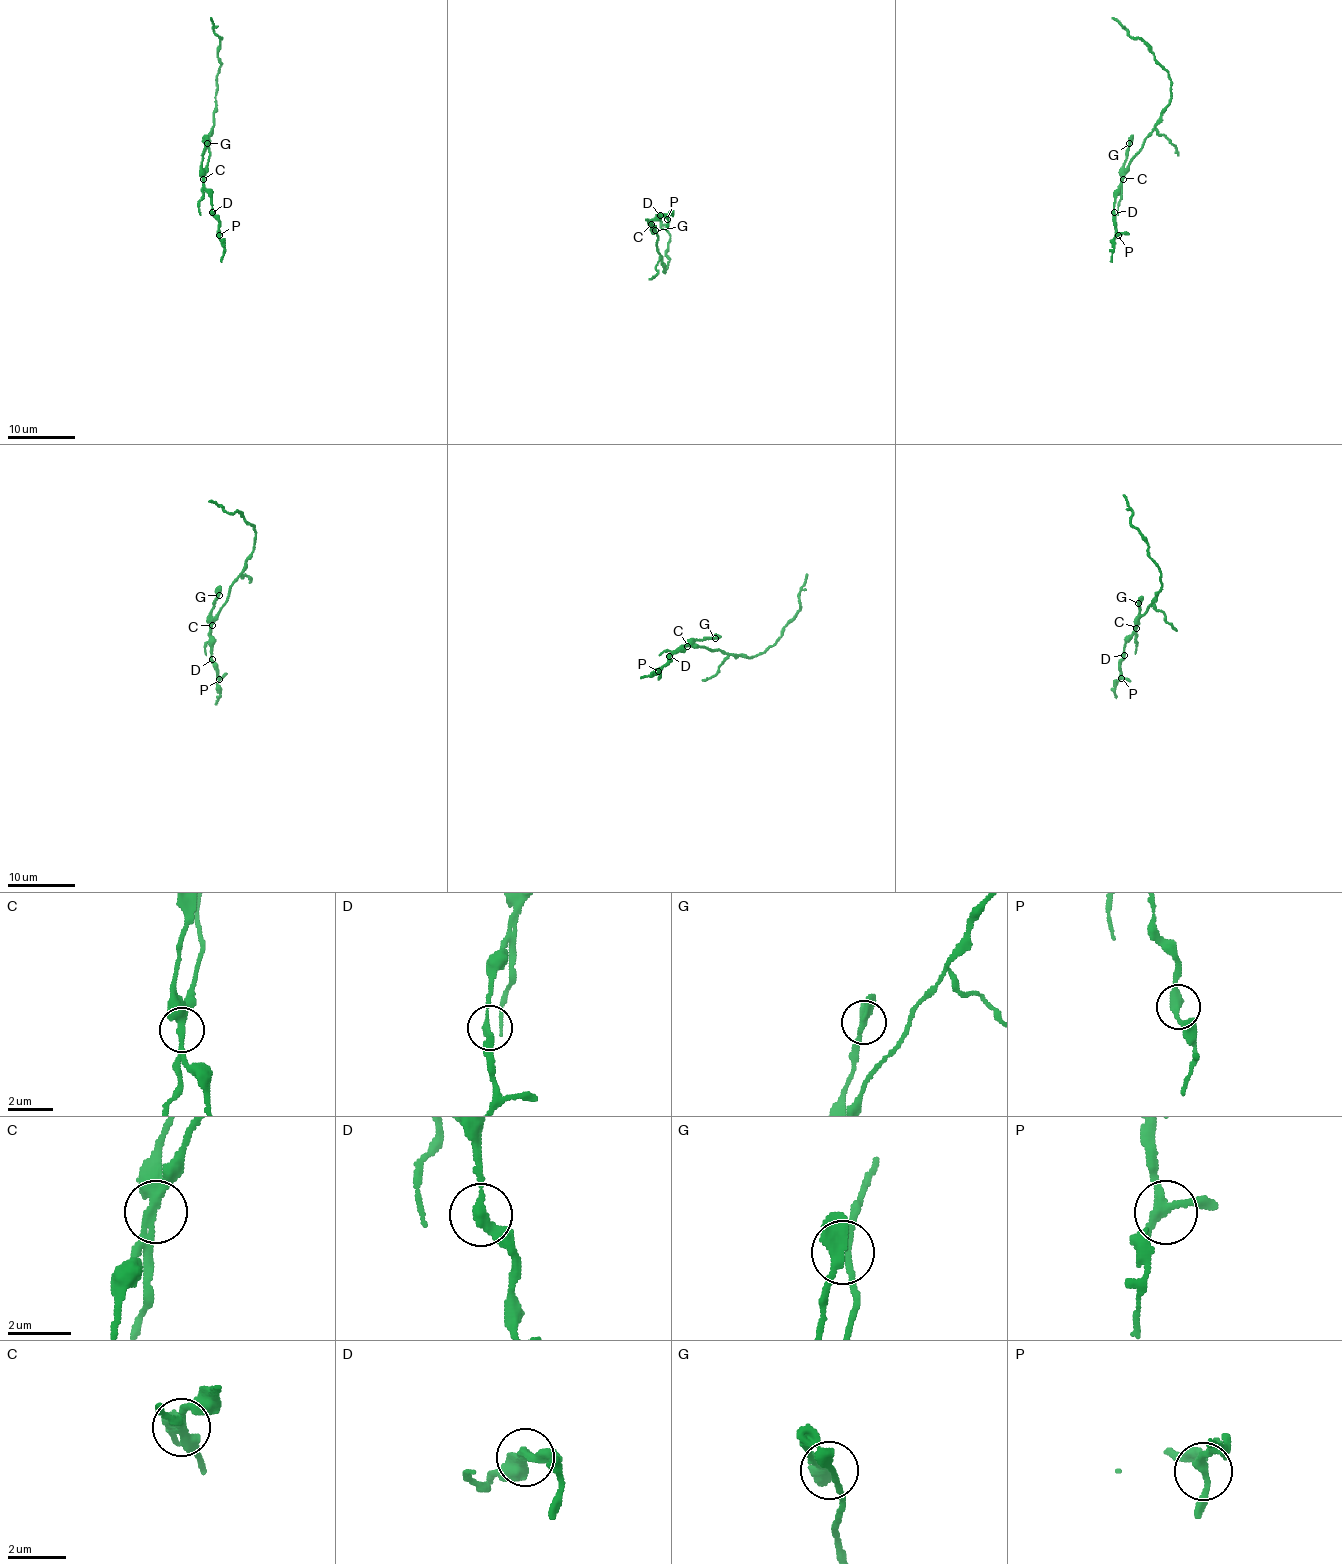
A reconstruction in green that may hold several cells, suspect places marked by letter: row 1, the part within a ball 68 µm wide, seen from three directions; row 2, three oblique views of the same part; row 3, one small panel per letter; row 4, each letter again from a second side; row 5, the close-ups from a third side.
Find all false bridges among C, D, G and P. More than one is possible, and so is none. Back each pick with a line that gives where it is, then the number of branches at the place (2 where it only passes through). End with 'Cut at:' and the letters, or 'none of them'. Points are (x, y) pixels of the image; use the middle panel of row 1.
C: at (651, 224); 2 branches meet
Cut at: C

